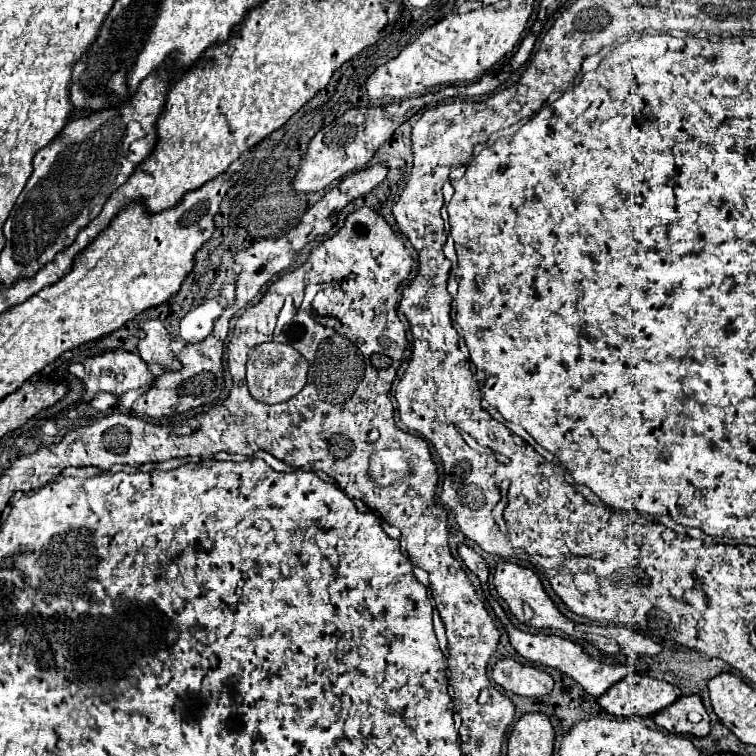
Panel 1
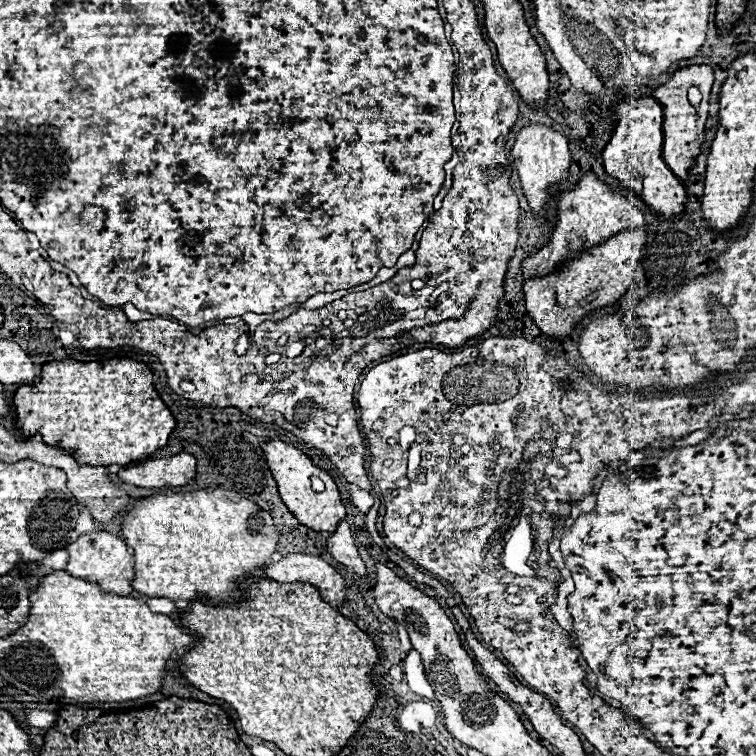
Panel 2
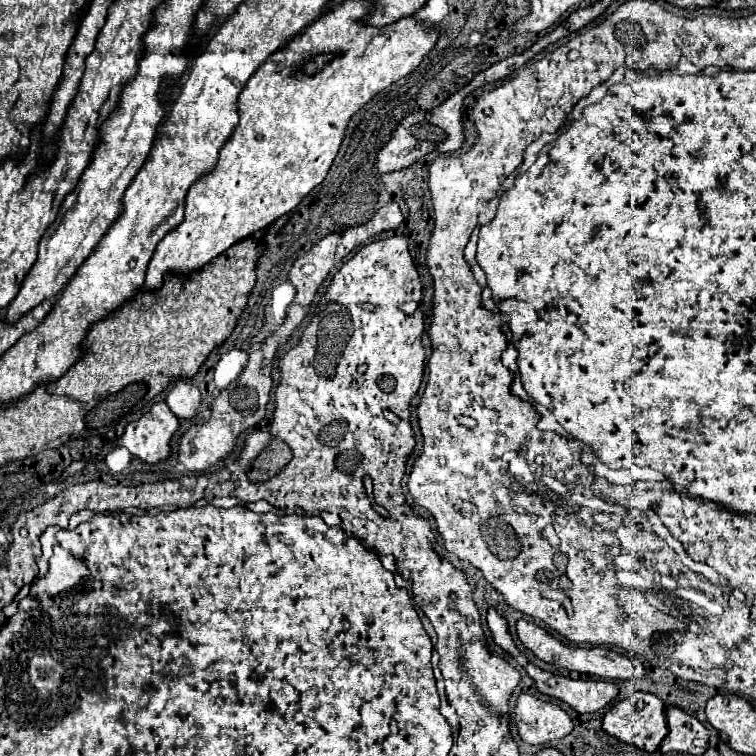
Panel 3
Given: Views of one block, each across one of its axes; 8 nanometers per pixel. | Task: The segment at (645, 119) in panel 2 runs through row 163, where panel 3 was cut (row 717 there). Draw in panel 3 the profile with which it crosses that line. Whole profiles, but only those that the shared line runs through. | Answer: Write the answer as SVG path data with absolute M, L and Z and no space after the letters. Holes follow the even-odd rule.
M634 692L630 698L614 704L602 720L602 728L618 738L624 740L628 744L634 744L636 748L642 748L646 752L656 752L660 742L664 740L664 736L668 734L668 726L666 726L666 716L664 716L664 702L660 698L656 698L654 694L648 692Z

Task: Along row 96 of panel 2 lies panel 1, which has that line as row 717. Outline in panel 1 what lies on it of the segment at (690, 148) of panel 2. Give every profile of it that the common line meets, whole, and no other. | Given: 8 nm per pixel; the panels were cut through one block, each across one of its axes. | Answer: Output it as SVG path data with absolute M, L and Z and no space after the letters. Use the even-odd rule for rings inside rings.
M698 694L678 698L674 704L664 708L662 712L658 712L654 716L654 722L656 722L656 726L660 726L668 732L676 732L676 734L706 736L710 732L710 718L708 718L708 712ZM690 712L698 712L700 722L690 722L690 718L688 718Z

